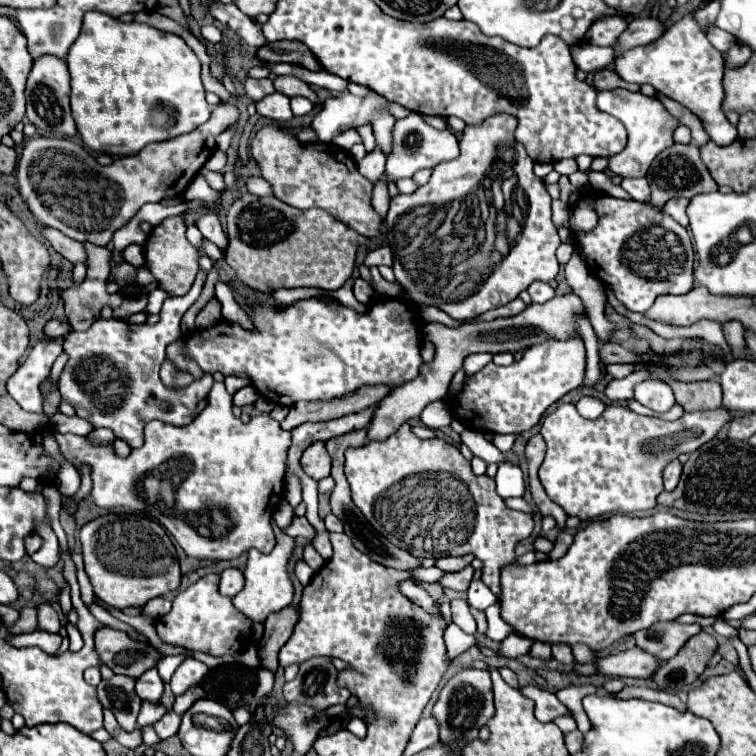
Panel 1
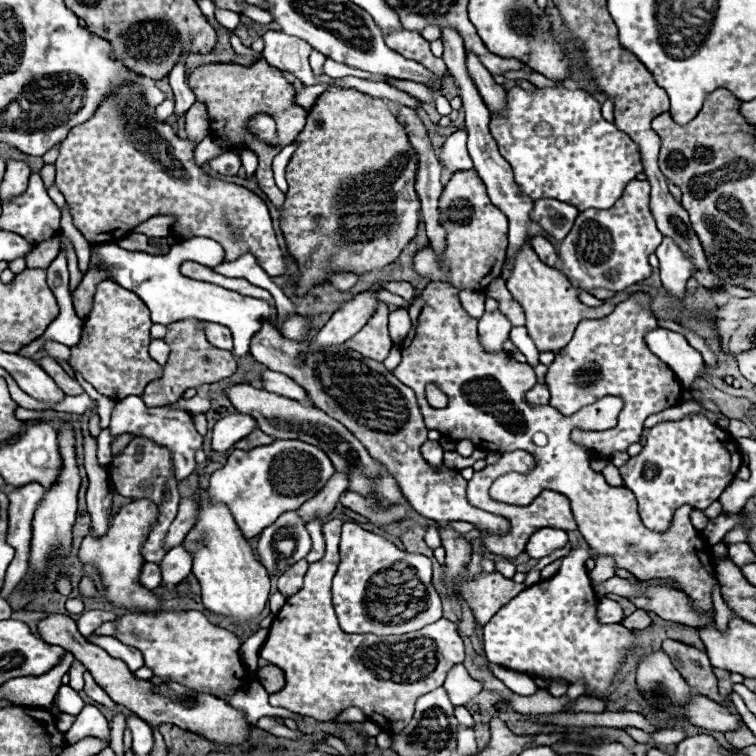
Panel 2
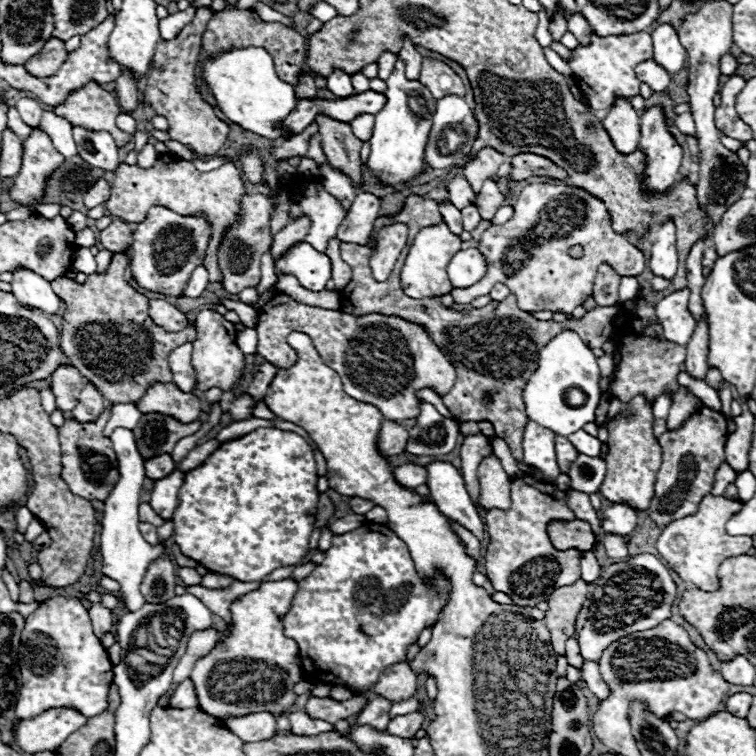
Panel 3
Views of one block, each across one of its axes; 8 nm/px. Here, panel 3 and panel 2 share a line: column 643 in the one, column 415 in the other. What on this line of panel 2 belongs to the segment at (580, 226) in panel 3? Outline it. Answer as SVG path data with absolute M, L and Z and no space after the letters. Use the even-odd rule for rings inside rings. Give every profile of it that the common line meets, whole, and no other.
M474 170L456 172L440 194L440 224L446 230L446 248L442 264L432 246L418 250L412 258L412 268L430 282L442 280L454 284L458 290L484 290L492 280L500 278L504 252L508 248L508 220L498 210L488 194L484 182Z

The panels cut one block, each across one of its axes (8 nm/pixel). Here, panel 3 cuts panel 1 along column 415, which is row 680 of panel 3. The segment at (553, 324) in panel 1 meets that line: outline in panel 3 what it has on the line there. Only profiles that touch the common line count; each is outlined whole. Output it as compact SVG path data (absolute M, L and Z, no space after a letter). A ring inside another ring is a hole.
M402 662L402 664L394 664L394 668L386 668L386 672L382 672L378 684L372 686L370 690L382 698L400 702L400 700L408 700L414 696L416 688L418 688L416 682L418 682L418 676L412 672L410 664Z

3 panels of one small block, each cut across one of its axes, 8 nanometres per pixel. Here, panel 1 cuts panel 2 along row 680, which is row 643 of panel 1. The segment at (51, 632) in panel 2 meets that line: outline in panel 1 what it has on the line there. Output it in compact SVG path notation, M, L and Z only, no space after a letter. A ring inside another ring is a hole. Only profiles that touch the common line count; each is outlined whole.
M102 628L96 632L96 650L102 664L108 664L116 674L124 674L134 680L154 668L164 656L148 642L134 640L128 632L114 628Z

